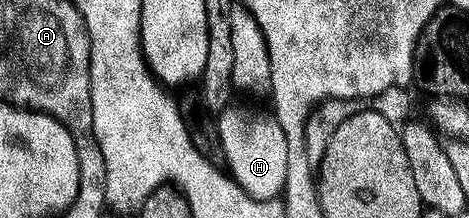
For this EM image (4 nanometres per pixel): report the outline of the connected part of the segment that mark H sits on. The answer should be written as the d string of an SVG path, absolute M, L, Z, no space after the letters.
M230 106L219 113L218 134L222 137L222 148L228 162L227 169L231 177L245 190L250 197L257 200L277 199L283 190L284 178L287 177L288 152L284 132L280 129L278 121L273 117L264 118Z

